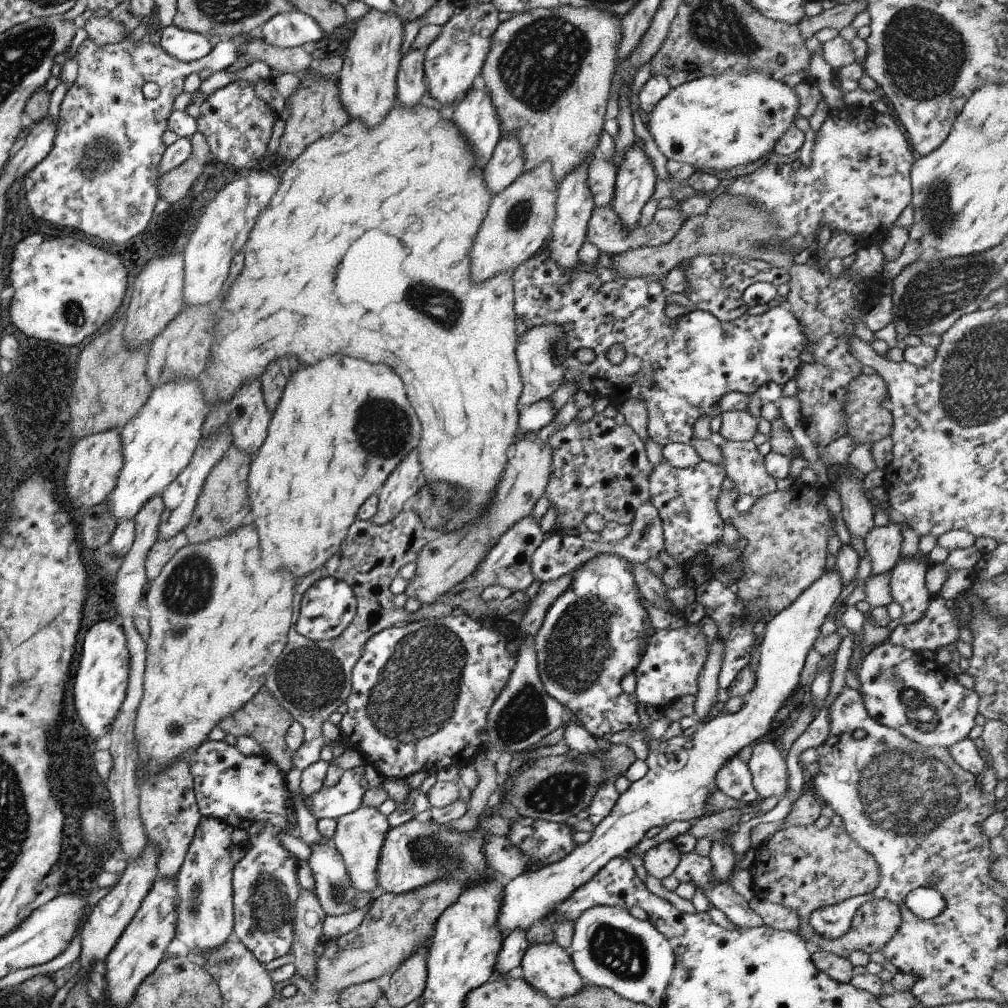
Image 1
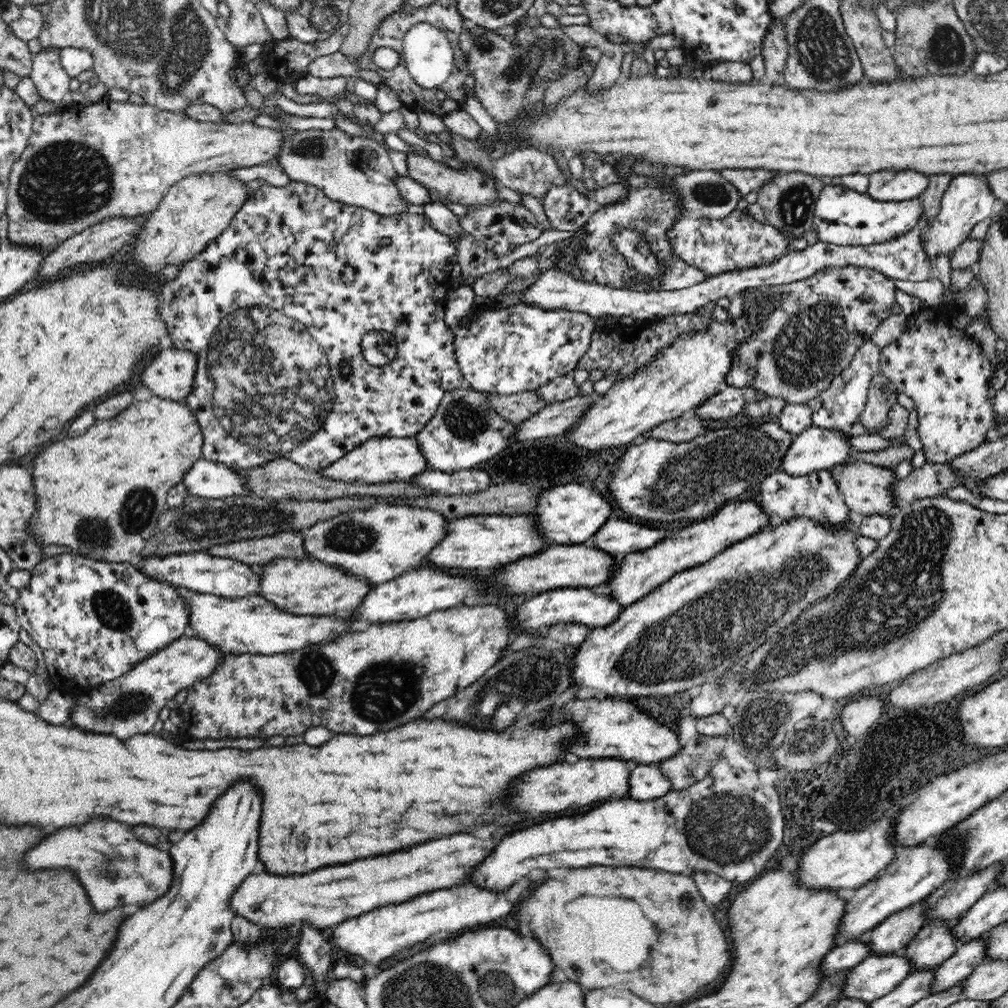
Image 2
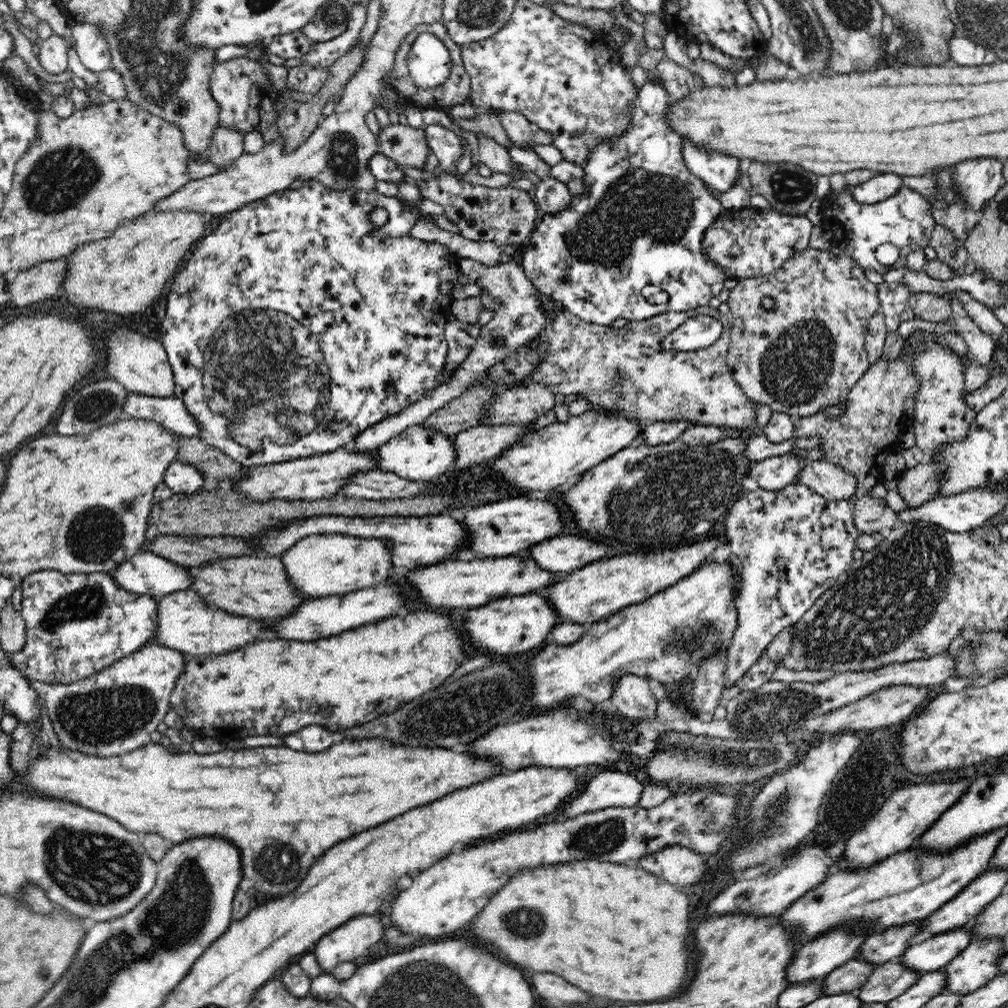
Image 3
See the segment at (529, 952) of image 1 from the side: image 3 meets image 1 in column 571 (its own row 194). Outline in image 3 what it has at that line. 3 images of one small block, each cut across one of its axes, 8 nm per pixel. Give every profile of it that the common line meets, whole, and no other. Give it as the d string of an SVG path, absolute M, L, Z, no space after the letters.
M969 158L952 167L952 177L962 191L964 204L984 208L998 189L1006 184L1003 160L1000 158Z

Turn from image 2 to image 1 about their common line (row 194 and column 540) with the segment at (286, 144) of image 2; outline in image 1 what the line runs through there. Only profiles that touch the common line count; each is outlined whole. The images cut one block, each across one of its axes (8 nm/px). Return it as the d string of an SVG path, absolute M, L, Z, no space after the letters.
M548 323L547 325L540 324L527 329L525 334L516 340L515 356L522 384L518 403L529 406L540 400L547 399L550 394L553 394L556 388L563 382L563 362L567 355L566 336L562 334L559 327Z

